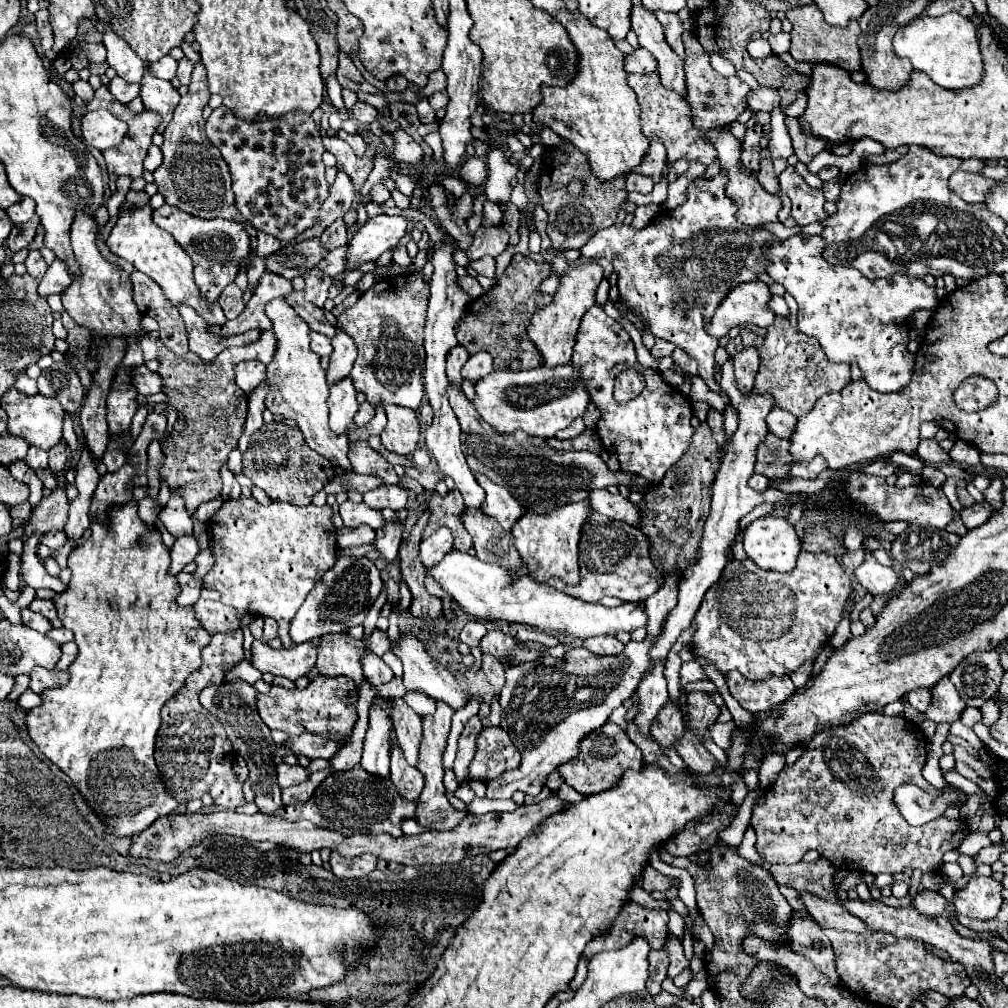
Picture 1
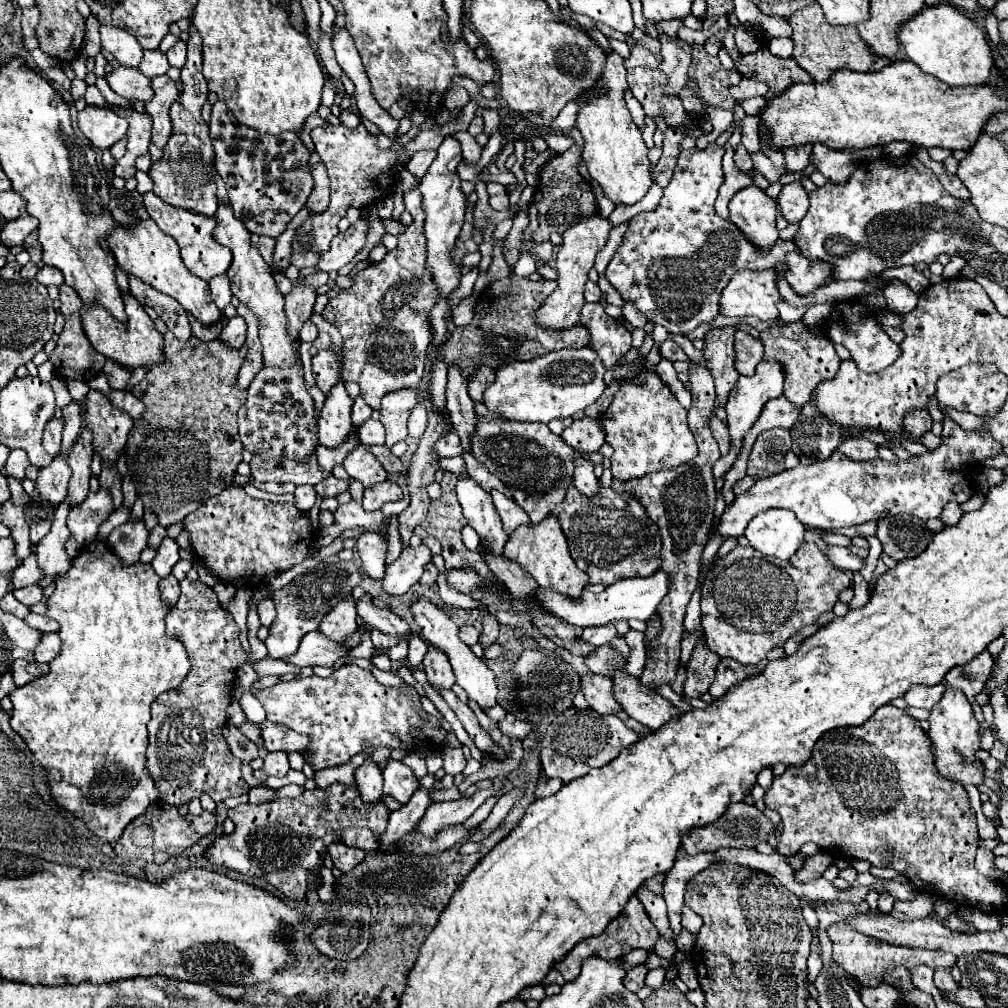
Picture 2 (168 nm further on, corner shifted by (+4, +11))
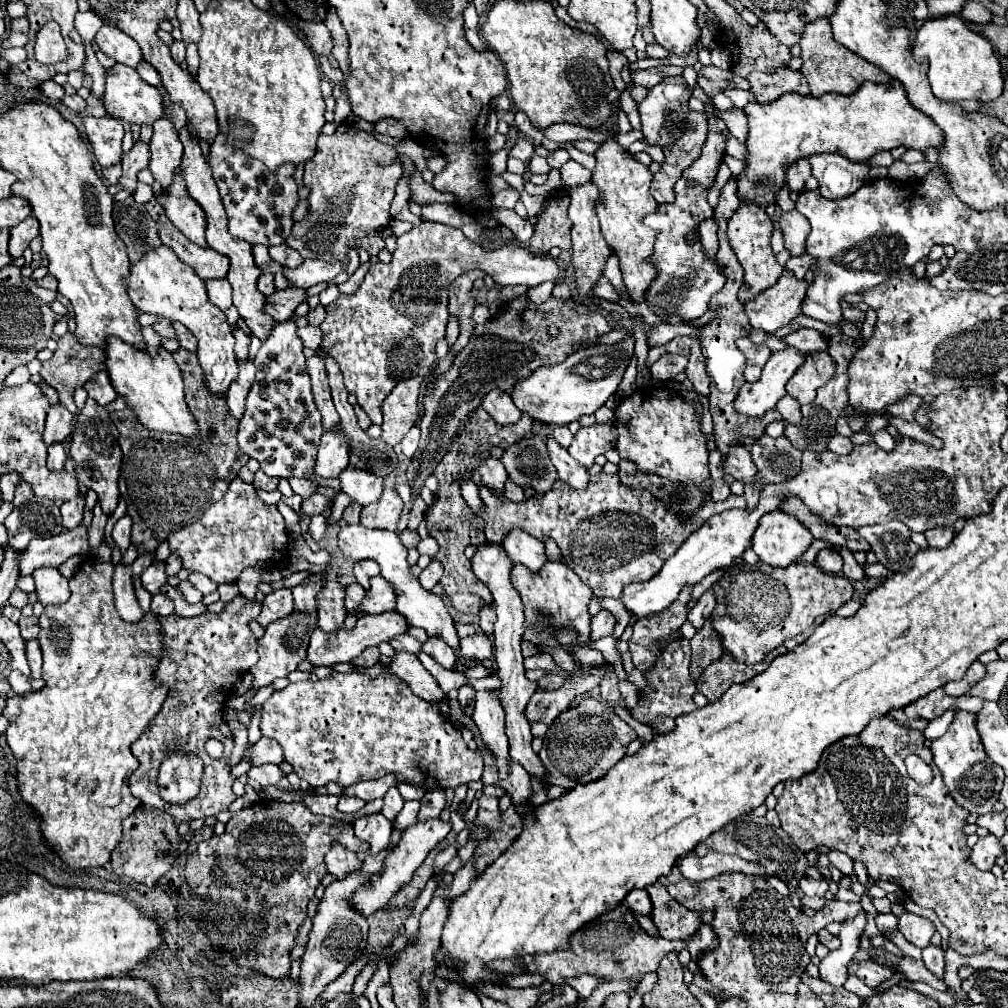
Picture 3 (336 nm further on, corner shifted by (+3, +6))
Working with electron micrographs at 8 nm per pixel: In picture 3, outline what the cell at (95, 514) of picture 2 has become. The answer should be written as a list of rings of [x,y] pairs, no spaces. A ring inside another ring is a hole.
[[[81,523],[75,529],[65,529],[59,535],[37,539],[29,543],[19,561],[21,575],[31,575],[37,567],[59,567],[67,557],[91,551],[87,539],[87,527]]]

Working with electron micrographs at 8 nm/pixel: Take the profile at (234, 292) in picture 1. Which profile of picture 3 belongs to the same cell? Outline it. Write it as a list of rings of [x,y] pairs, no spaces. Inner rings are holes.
[[[209,279],[207,281],[207,295],[209,295],[211,303],[221,307],[223,311],[227,311],[233,305],[231,303],[231,285],[227,279]]]

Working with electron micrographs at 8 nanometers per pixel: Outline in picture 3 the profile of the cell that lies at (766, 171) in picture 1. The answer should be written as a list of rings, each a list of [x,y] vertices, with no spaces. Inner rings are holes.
[[[733,109],[733,111],[717,111],[717,115],[725,121],[727,129],[731,131],[731,135],[735,139],[739,139],[741,143],[745,143],[747,133],[749,133],[749,125],[747,125],[747,117],[741,109]]]

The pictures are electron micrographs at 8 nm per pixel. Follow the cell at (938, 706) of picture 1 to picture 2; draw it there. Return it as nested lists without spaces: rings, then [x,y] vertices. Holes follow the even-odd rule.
[[[946,688],[940,704],[936,704],[930,712],[930,740],[932,740],[932,752],[936,758],[936,768],[938,772],[948,778],[948,780],[956,780],[964,786],[972,784],[972,786],[982,786],[984,784],[984,770],[976,766],[976,762],[980,762],[974,752],[980,750],[980,724],[974,716],[972,704],[968,702],[968,698],[960,692],[960,690],[952,690]]]

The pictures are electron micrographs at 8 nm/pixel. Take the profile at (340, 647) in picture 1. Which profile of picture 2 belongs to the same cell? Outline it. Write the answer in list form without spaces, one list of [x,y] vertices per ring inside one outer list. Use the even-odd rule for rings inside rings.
[[[352,596],[336,604],[336,608],[332,608],[332,612],[328,612],[320,624],[320,632],[336,642],[344,642],[352,632],[356,632],[356,628],[356,604]]]

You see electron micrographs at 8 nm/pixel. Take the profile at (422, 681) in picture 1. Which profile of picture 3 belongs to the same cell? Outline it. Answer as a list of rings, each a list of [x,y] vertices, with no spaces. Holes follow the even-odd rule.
[[[351,583],[349,587],[347,587],[347,597],[345,597],[345,607],[347,607],[347,611],[349,613],[357,613],[357,607],[363,603],[363,599],[365,599],[365,589],[361,587],[361,585],[355,585],[355,583]]]

